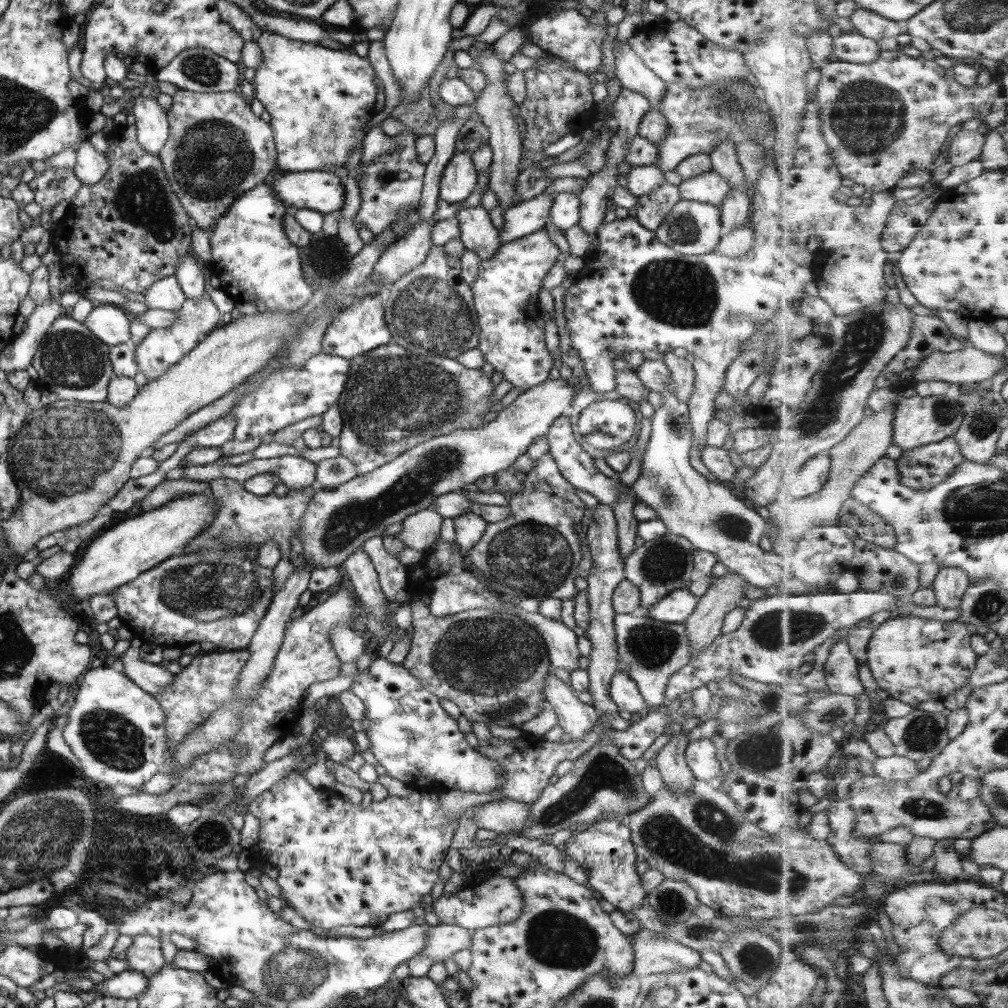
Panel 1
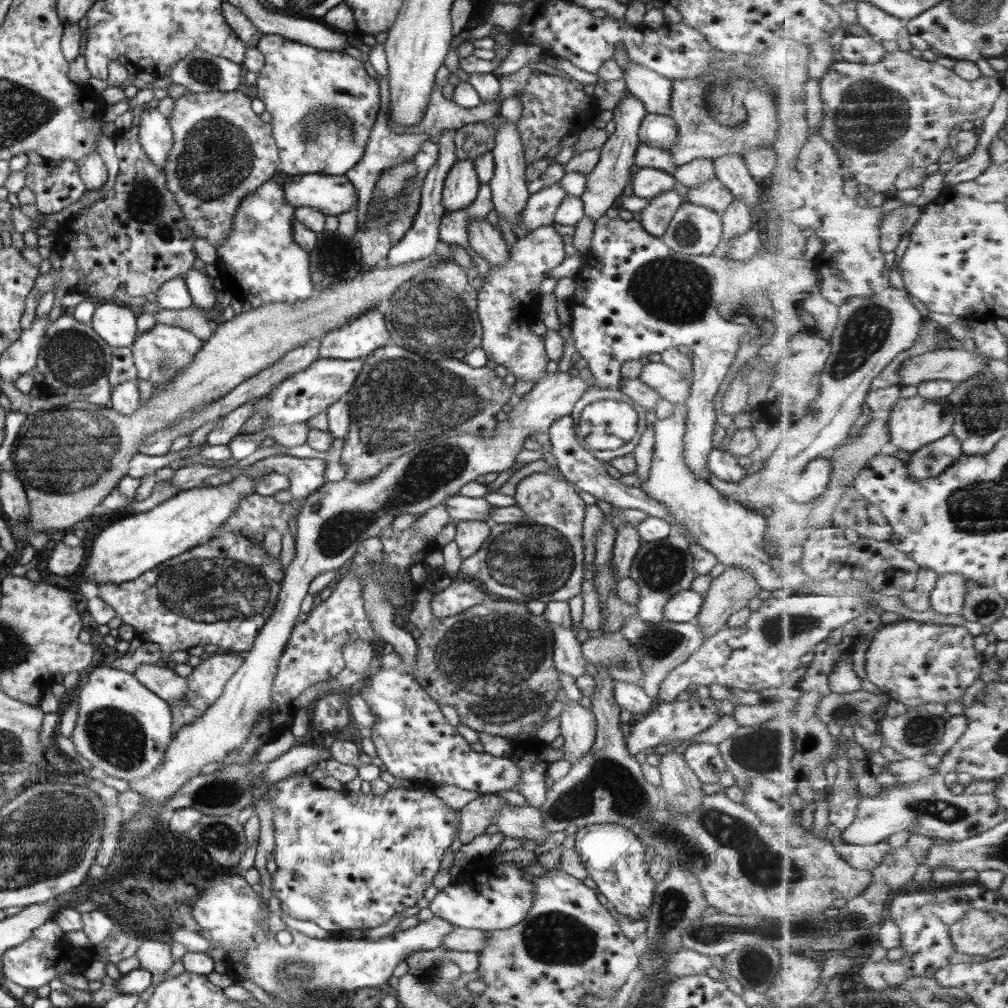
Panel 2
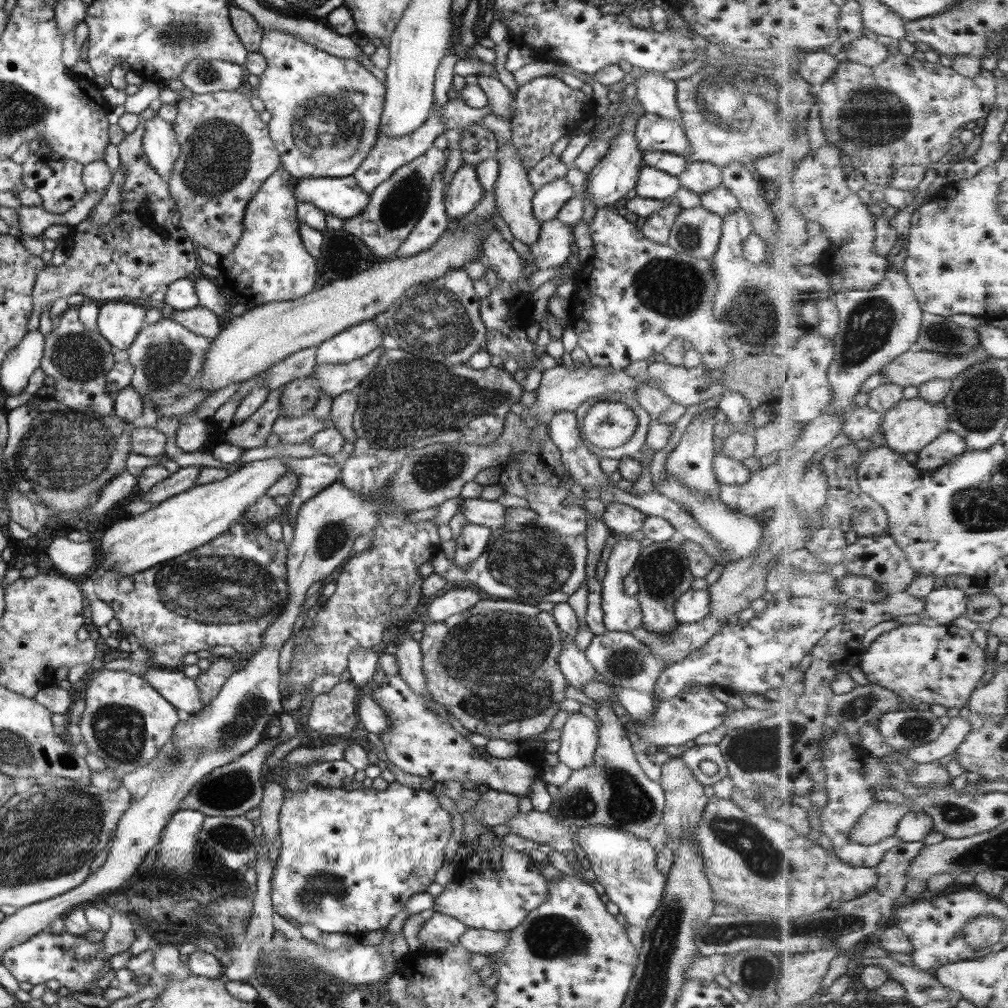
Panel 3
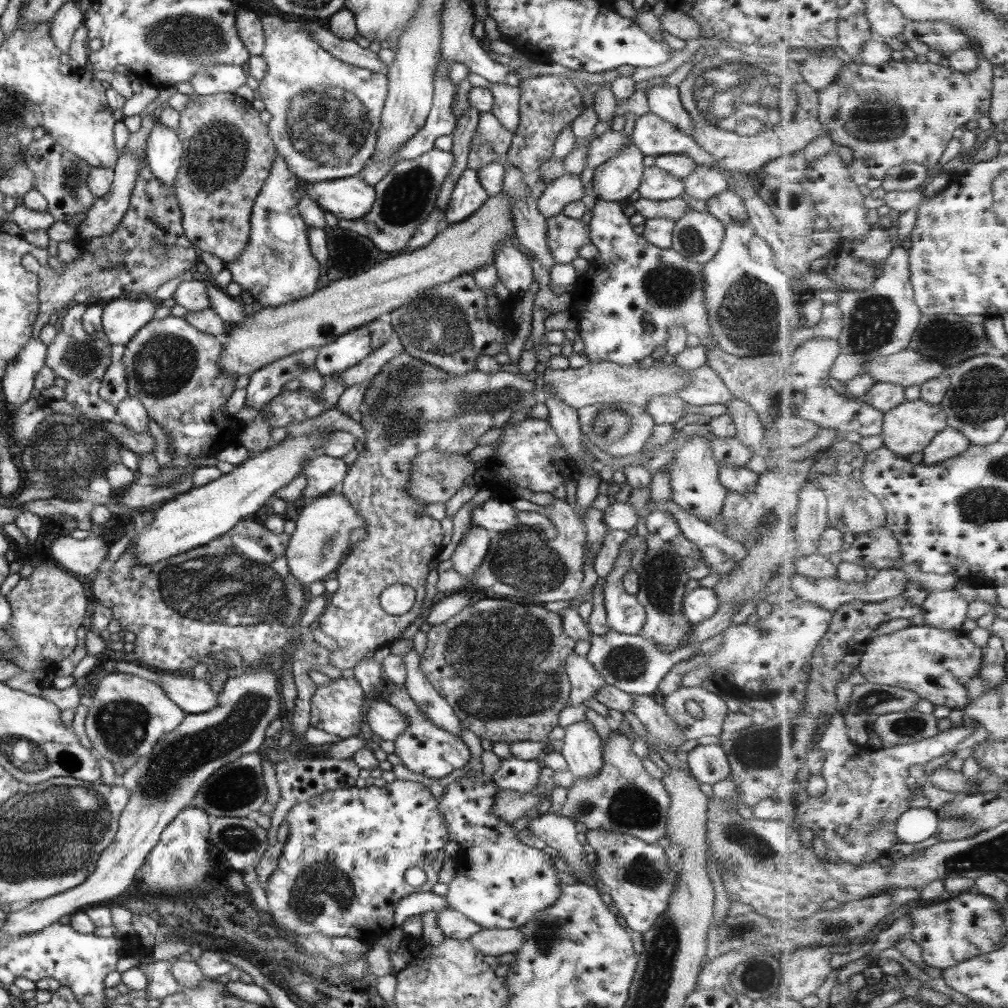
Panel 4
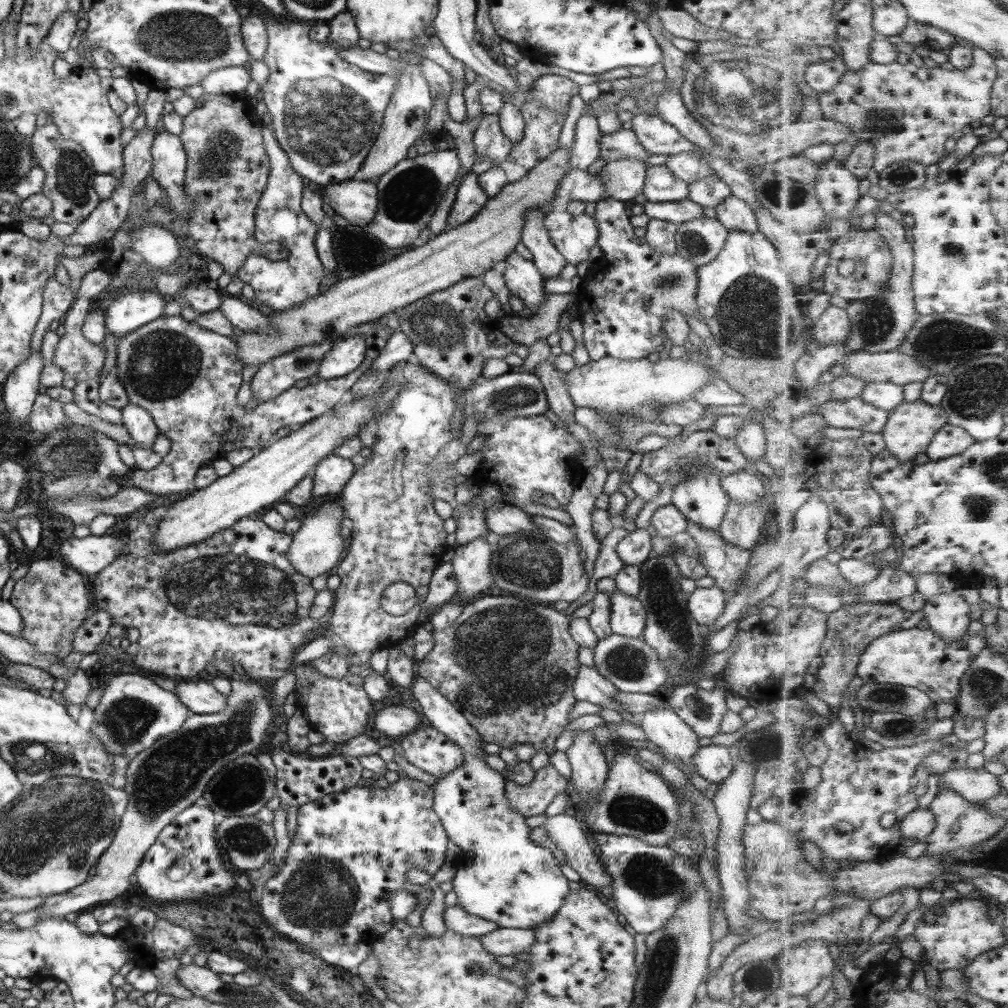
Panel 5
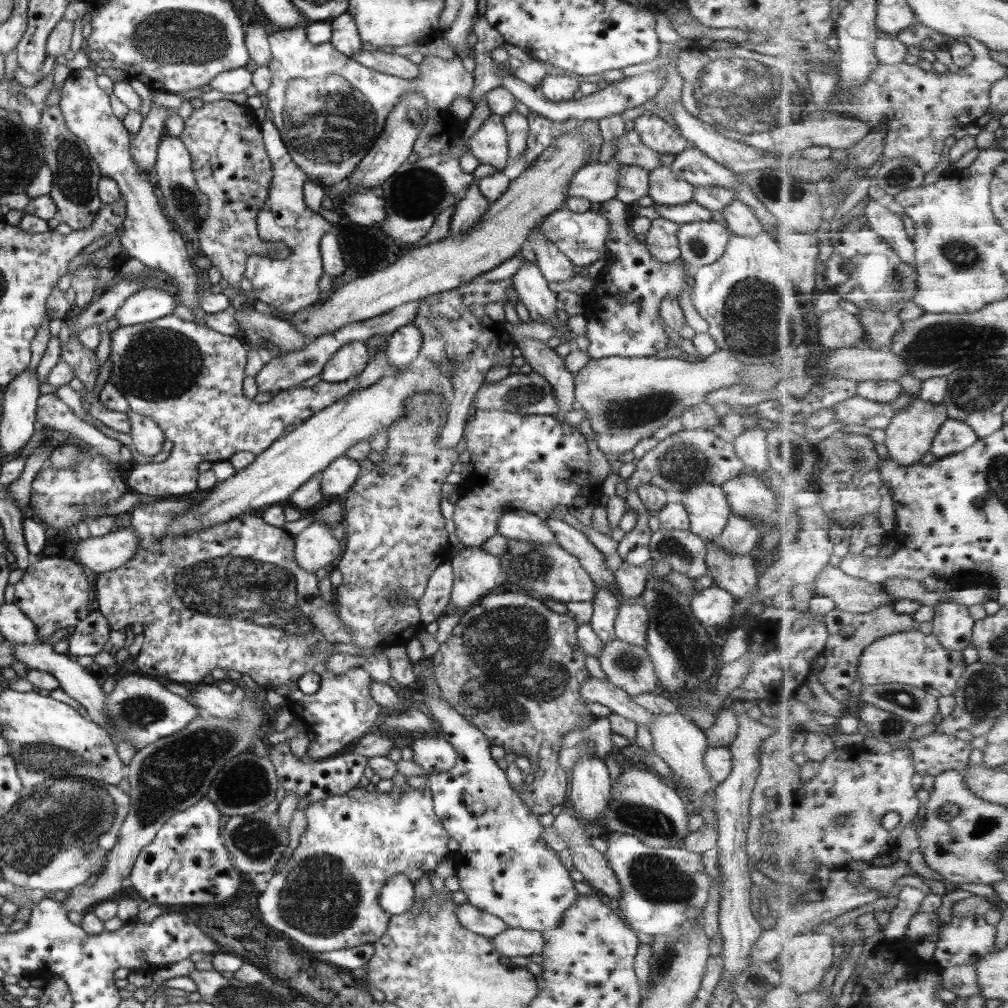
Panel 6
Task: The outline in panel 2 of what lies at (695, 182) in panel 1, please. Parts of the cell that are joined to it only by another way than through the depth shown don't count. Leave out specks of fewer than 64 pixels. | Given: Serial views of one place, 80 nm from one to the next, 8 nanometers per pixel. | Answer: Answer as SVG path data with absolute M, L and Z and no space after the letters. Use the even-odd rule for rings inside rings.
M716 177L688 188L687 202L695 206L704 206L716 213L723 212L724 208L733 200L732 194Z

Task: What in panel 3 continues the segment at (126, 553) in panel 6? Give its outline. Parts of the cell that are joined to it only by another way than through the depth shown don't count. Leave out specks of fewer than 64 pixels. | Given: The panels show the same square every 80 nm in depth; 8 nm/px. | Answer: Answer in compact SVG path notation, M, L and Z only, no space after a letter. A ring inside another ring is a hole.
M66 536L55 537L47 548L47 557L51 559L53 568L63 575L79 576L79 574L91 573L95 567L97 558L97 547L94 548L90 542L69 541Z

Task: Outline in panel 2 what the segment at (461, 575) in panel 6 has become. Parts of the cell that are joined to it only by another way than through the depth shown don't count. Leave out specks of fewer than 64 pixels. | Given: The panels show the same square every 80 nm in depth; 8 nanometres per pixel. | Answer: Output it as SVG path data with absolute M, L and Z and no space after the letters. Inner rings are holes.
M480 520L456 521L453 542L459 548L461 559L469 558L473 552L479 550L484 538L490 530L490 523Z

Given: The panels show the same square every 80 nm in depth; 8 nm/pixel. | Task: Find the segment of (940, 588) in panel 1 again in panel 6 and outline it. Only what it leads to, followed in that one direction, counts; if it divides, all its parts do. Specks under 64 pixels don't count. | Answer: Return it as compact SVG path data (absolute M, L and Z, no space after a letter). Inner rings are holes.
M937 601L932 633L949 650L963 652L973 640L976 620L968 606L955 601Z

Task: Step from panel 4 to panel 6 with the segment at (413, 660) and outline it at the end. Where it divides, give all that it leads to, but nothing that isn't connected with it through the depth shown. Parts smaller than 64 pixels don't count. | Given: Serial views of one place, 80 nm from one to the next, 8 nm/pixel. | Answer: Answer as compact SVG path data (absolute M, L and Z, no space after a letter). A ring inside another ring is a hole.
M423 690L422 703L429 709L436 732L453 746L456 754L455 765L448 772L429 774L427 785L432 795L433 813L448 837L459 845L457 854L467 860L466 867L455 870L458 892L465 895L466 904L496 916L509 928L534 930L538 933L553 929L559 924L563 911L575 902L578 894L557 853L540 839L543 828L538 823L539 816L531 814L523 806L516 791L507 782L505 772L491 758L489 742L480 730L467 722L442 697L432 697Z

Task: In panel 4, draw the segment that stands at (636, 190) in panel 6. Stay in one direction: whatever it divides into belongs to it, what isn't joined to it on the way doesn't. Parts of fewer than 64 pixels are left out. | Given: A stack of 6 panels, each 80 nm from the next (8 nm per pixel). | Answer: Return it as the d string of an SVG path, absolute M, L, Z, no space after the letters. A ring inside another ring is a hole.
M629 143L612 159L602 162L590 174L593 192L598 199L618 202L638 189L643 165L643 154Z

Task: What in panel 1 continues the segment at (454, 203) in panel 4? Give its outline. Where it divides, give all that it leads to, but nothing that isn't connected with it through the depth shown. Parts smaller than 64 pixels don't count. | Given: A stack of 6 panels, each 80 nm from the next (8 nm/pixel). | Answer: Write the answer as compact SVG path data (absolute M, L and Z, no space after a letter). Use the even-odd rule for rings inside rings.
M455 151L442 166L438 197L449 204L464 201L476 188L477 171L469 153Z

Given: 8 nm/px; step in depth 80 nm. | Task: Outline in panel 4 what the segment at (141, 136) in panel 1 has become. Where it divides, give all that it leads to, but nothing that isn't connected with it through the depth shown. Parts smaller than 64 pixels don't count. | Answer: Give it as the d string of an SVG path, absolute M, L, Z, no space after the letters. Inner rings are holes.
M159 122L152 124L146 138L144 156L155 178L172 190L172 184L182 155L182 144L176 131Z

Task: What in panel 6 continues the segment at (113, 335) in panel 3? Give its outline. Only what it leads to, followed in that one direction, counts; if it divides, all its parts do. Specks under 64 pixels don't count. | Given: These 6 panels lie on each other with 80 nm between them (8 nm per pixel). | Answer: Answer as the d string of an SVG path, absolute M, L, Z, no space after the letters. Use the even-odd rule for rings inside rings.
M152 284L125 298L112 319L117 321L119 327L152 322L172 315L175 300L171 287Z

